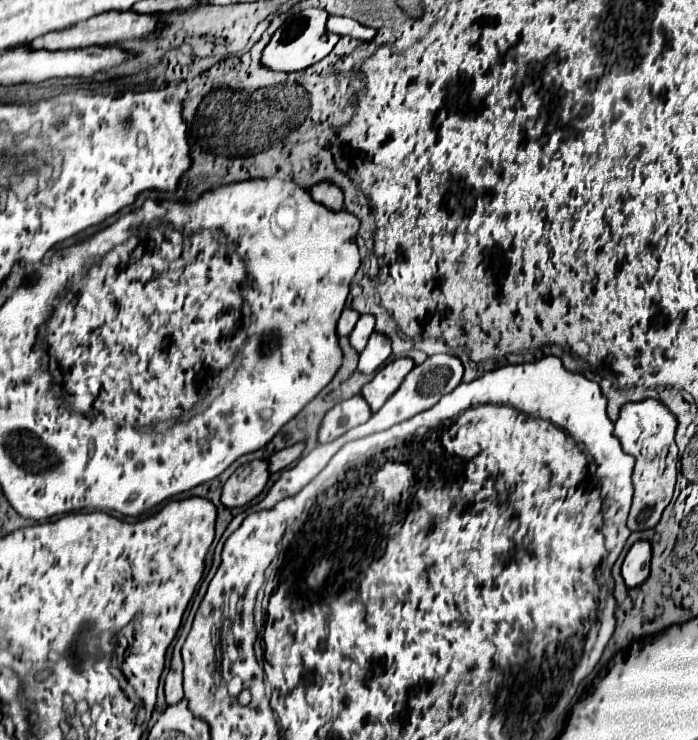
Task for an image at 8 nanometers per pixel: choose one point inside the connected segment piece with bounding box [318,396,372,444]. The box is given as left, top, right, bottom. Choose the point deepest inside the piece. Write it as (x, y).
(340, 419)

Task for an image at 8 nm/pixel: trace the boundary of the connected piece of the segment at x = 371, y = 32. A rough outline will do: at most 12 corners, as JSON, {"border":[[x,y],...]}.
{"border":[[328,18],[328,30],[338,36],[368,42],[376,36],[352,18]]}

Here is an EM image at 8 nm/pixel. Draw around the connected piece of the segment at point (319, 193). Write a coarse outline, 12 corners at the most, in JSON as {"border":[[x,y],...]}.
{"border":[[316,184],[310,194],[332,212],[342,210],[342,190]]}

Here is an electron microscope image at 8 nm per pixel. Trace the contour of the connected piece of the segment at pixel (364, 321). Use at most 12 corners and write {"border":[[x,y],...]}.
{"border":[[360,316],[350,334],[350,344],[358,354],[374,332],[374,318]]}

